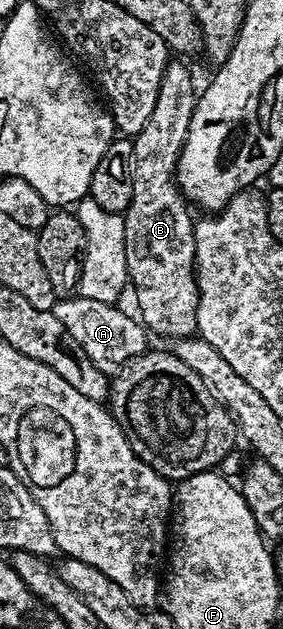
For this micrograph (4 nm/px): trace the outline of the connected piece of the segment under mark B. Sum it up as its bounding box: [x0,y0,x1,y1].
[123,61,200,341]

